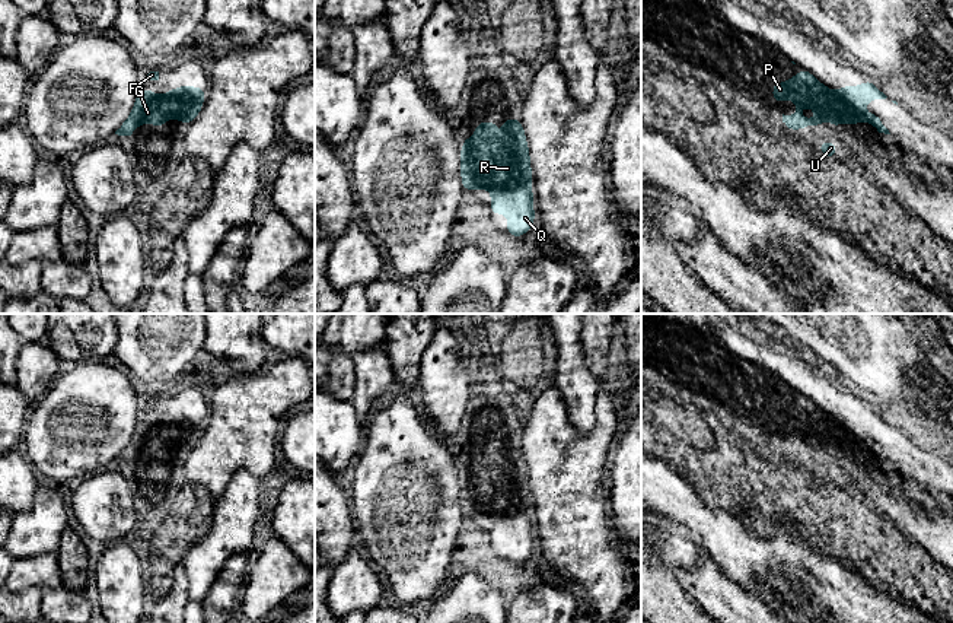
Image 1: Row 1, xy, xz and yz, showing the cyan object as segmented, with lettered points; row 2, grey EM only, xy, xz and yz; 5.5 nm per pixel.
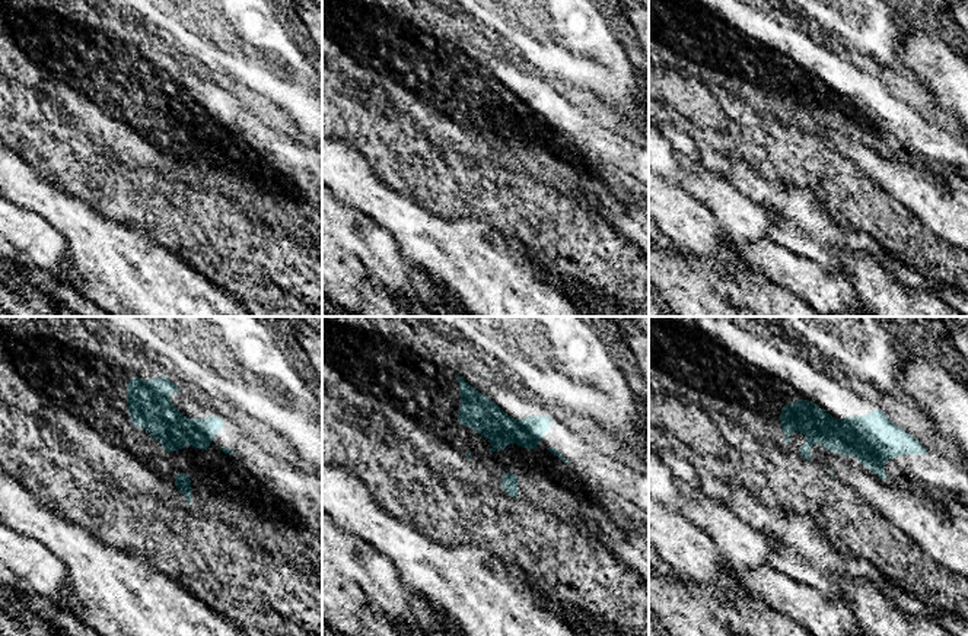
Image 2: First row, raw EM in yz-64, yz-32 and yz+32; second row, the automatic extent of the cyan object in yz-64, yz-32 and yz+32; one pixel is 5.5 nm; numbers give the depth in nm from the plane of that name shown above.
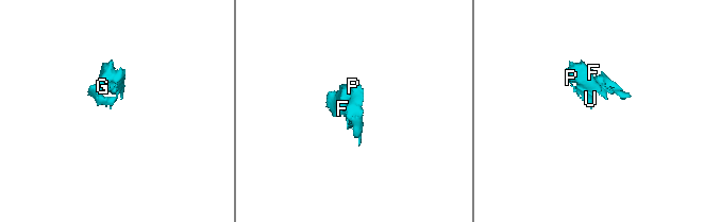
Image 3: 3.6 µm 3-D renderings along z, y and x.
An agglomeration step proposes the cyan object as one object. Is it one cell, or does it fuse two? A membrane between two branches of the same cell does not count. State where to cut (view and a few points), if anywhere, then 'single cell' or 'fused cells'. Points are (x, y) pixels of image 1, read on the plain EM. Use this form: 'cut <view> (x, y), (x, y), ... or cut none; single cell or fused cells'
cut xz (529, 509), (491, 514), (488, 517); fused cells

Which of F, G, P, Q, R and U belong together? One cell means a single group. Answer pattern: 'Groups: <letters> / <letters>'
Groups: F G P R U / Q

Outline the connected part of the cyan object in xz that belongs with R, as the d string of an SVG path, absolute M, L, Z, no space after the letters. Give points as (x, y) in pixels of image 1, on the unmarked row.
M507 445L501 451L504 461L497 461L497 451L482 448L475 452L475 461L465 465L460 474L460 506L466 518L493 514L514 514L532 509L529 473L522 446Z

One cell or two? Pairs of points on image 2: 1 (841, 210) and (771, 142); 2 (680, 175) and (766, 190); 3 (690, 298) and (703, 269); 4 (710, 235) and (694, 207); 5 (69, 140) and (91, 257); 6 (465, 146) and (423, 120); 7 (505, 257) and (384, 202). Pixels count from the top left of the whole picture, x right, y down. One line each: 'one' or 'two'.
1: one
2: two
3: one
4: one
5: two
6: one
7: one

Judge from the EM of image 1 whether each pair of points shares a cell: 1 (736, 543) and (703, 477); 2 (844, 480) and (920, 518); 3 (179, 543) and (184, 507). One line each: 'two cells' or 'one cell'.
1: two cells
2: two cells
3: one cell

